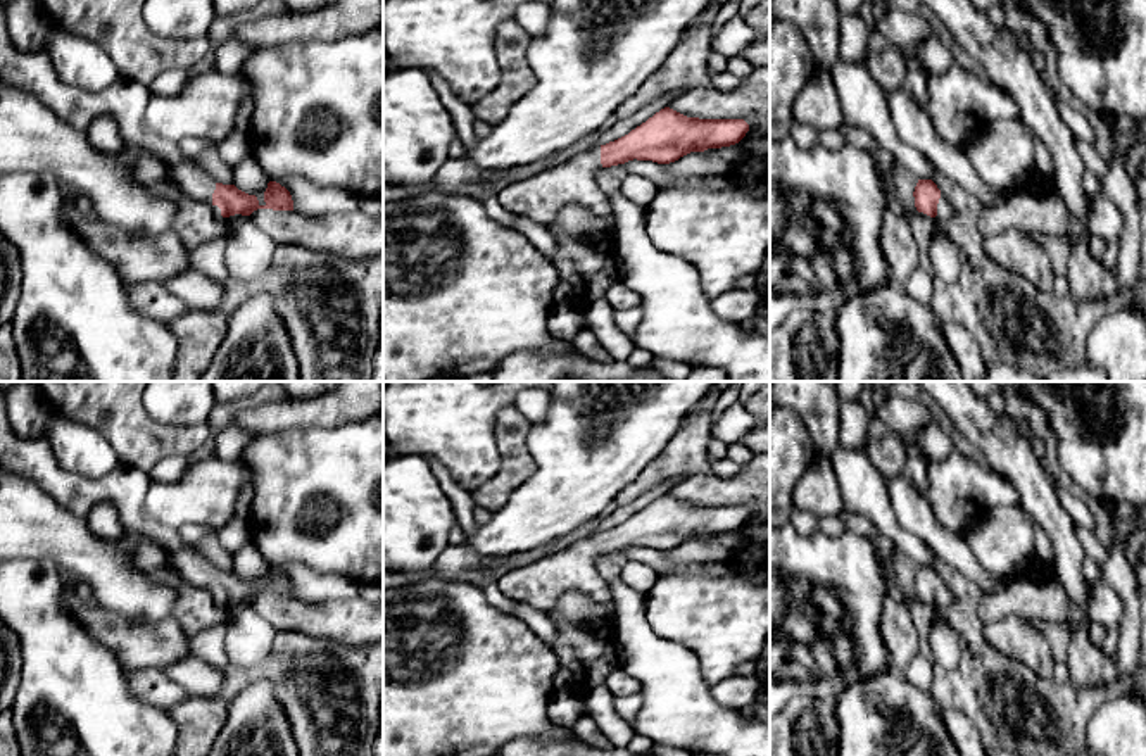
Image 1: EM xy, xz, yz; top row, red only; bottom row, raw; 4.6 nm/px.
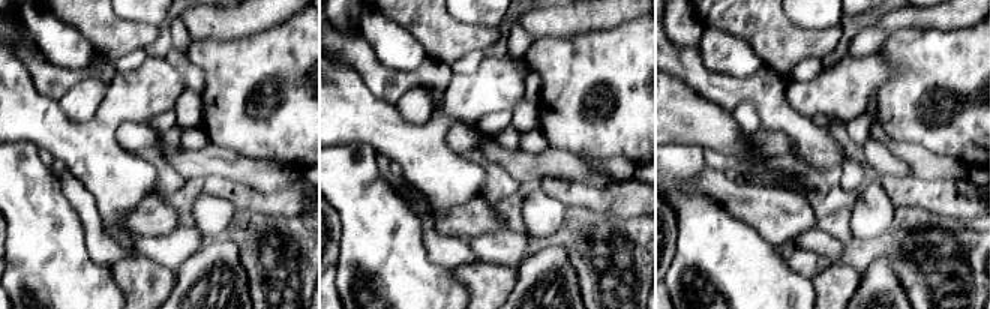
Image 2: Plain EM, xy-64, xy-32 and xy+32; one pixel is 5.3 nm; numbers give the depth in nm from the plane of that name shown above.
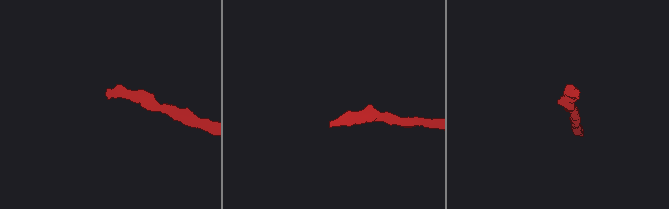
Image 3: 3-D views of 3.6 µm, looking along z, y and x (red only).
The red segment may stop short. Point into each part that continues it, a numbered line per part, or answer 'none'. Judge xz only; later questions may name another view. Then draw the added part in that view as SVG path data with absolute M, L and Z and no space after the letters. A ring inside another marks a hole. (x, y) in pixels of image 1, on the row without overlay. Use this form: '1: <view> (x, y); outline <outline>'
1: xz (589, 651); outline M601 533L571 544L568 549L519 566L499 576L499 590L514 602L544 611L557 632L554 646L561 668L571 673L571 690L580 697L620 668L614 623L573 623L552 614L563 594L582 594L597 604L613 601L609 582L595 566Z

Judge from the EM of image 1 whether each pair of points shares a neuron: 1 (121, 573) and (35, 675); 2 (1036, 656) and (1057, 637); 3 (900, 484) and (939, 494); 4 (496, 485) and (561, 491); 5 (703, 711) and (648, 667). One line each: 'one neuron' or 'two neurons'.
1: two neurons
2: two neurons
3: two neurons
4: two neurons
5: one neuron

